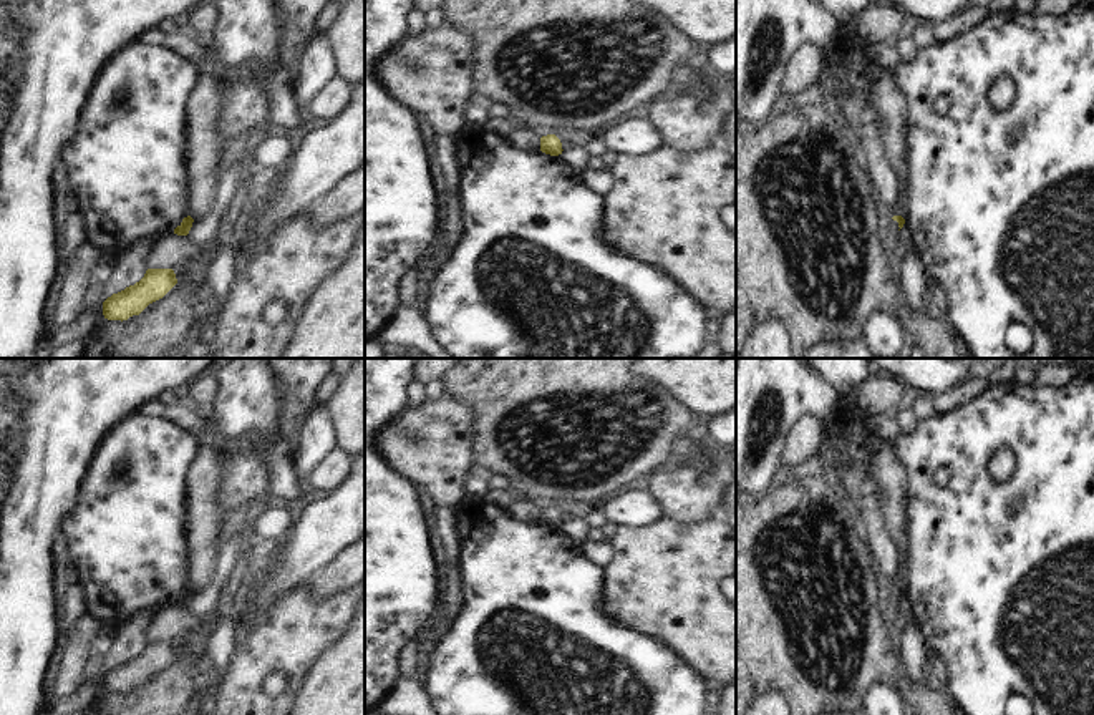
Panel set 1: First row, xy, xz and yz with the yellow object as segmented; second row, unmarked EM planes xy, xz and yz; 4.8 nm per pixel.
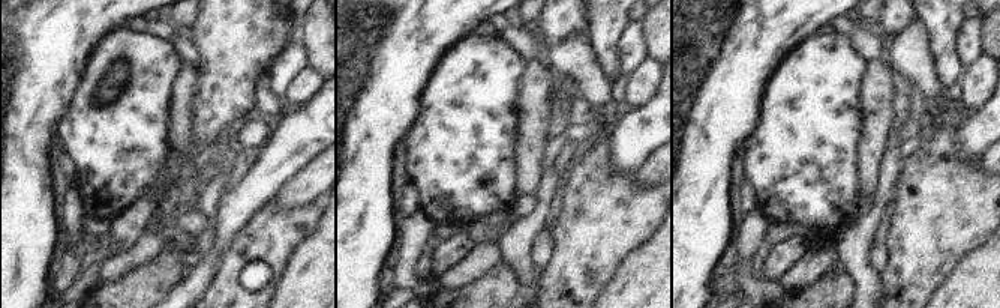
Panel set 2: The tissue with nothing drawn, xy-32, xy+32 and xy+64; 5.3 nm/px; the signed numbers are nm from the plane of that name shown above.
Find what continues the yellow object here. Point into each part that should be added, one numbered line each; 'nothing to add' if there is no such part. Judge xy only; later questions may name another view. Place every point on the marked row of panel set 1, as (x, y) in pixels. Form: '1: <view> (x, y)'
nothing to add

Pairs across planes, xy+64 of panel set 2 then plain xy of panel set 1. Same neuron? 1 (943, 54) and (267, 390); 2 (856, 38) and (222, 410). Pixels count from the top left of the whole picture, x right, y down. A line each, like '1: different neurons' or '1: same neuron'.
1: different neurons
2: different neurons

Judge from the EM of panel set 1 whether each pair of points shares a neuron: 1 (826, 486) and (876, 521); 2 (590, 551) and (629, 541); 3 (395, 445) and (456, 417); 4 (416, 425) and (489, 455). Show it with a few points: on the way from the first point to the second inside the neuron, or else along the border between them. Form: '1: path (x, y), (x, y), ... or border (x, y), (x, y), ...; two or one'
1: border (829, 475), (842, 483), (849, 496); two
2: border (609, 544), (610, 556), (602, 568); two
3: path (410, 445), (426, 445), (441, 432); one
4: border (471, 408), (473, 463), (476, 468); two

